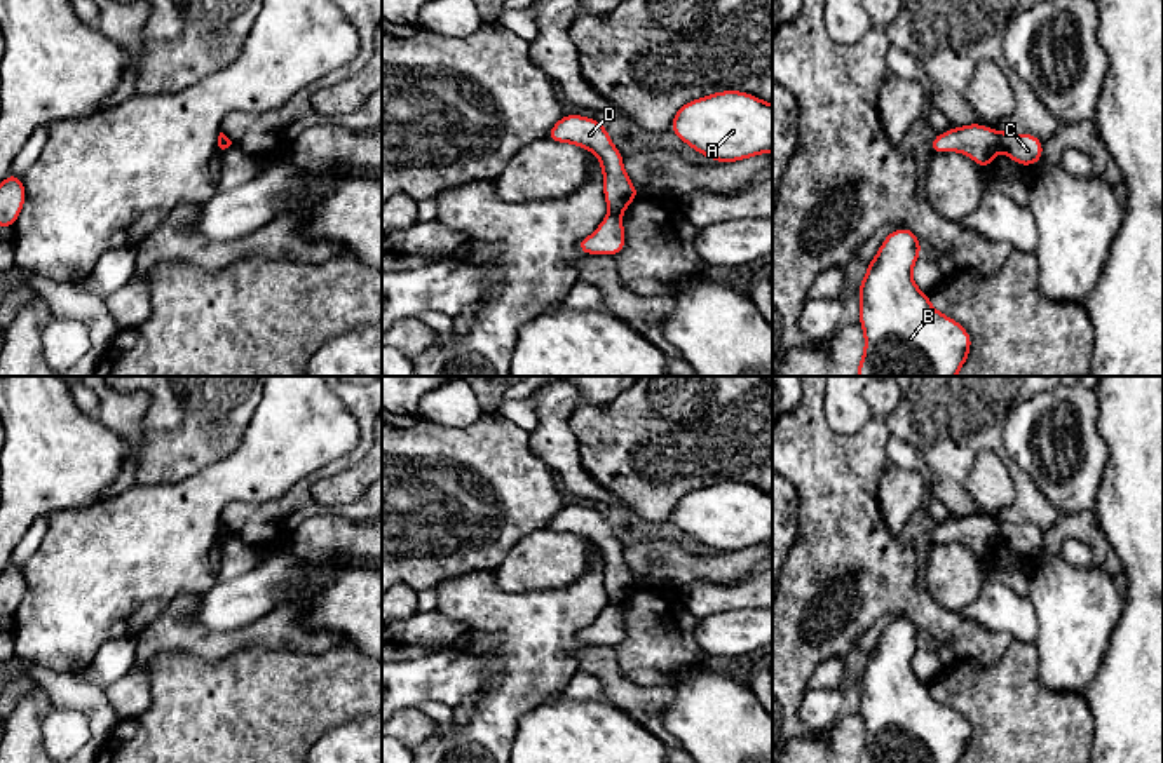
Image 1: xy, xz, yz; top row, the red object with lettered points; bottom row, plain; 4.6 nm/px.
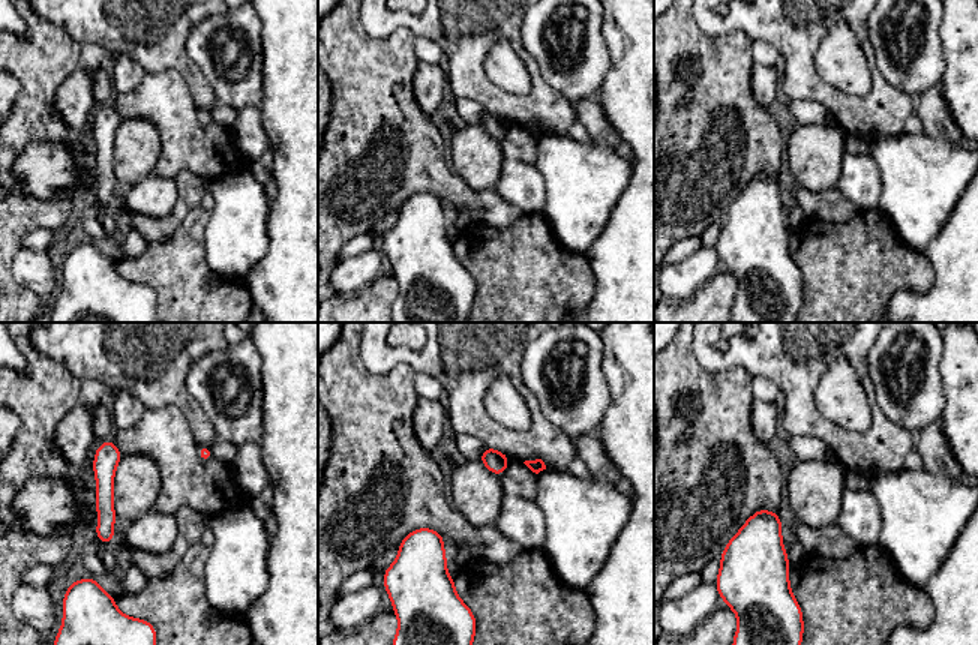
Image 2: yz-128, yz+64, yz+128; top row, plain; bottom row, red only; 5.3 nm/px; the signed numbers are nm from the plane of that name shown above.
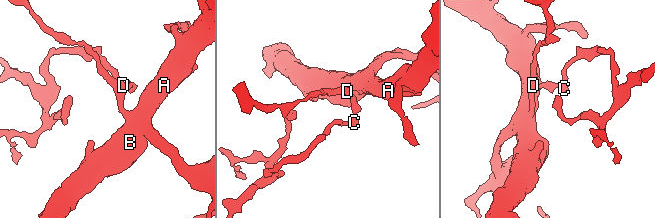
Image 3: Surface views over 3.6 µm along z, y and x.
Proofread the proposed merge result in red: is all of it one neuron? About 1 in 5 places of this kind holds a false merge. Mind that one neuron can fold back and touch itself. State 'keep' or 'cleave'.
cleave

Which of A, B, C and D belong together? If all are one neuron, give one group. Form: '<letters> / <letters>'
A B D / C

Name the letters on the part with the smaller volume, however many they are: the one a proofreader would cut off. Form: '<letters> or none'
C

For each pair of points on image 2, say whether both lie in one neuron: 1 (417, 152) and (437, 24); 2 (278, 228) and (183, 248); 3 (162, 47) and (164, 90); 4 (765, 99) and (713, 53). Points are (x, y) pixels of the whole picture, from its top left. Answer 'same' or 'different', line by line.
1: different
2: different
3: different
4: different

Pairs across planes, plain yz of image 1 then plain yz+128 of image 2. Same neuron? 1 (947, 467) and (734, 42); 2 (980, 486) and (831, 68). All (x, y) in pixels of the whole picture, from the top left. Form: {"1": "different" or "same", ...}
{"1": "different", "2": "same"}

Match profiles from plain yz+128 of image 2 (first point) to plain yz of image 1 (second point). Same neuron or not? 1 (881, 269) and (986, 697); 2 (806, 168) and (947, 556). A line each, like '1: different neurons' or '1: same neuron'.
1: same neuron
2: same neuron

